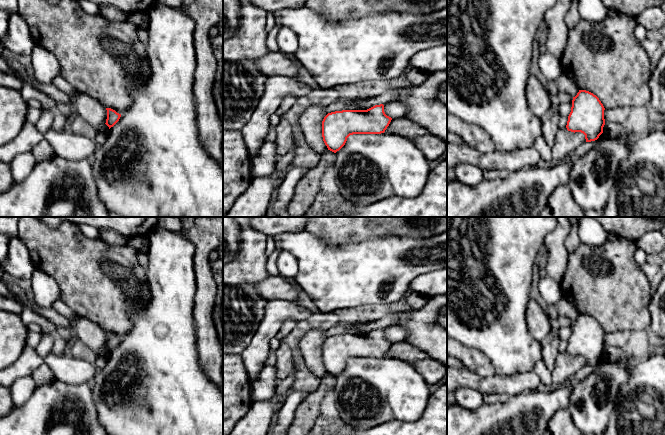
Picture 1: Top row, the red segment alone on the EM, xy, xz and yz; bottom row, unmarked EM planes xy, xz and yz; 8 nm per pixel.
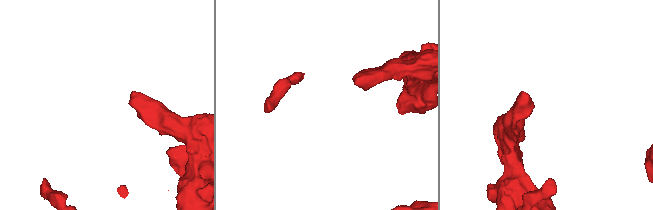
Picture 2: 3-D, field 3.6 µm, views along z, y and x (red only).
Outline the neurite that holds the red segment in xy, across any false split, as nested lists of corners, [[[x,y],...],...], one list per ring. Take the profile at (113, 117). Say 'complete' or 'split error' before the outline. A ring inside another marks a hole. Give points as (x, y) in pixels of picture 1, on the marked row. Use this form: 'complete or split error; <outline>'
complete; [[[106,108],[107,110],[107,119],[106,119],[106,125],[109,127],[113,127],[120,119],[121,114],[117,113],[115,110],[111,108]]]

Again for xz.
complete; [[[384,105],[367,110],[342,110],[328,113],[322,121],[322,137],[328,150],[336,153],[353,134],[381,134],[392,118],[384,112]]]

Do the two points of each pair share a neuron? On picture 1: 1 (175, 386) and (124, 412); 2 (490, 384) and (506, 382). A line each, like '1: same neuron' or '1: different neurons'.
1: same neuron
2: same neuron

